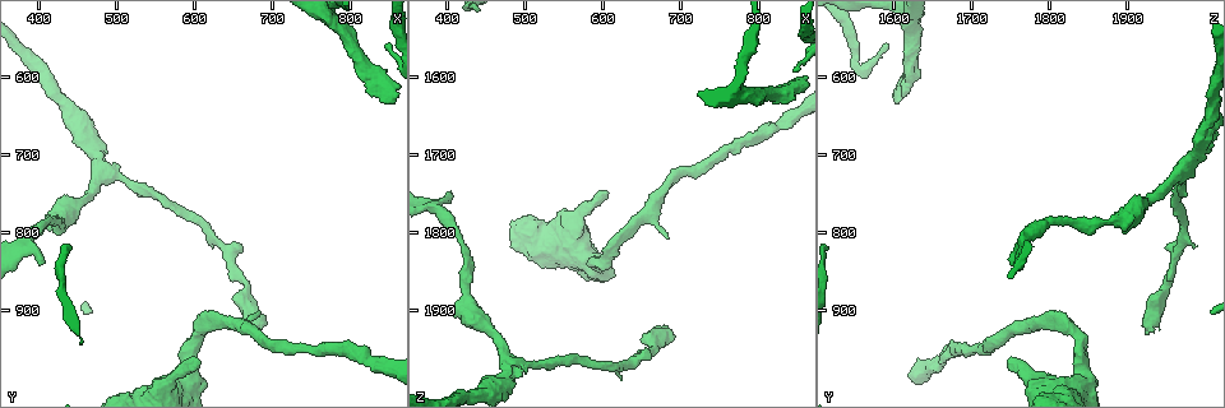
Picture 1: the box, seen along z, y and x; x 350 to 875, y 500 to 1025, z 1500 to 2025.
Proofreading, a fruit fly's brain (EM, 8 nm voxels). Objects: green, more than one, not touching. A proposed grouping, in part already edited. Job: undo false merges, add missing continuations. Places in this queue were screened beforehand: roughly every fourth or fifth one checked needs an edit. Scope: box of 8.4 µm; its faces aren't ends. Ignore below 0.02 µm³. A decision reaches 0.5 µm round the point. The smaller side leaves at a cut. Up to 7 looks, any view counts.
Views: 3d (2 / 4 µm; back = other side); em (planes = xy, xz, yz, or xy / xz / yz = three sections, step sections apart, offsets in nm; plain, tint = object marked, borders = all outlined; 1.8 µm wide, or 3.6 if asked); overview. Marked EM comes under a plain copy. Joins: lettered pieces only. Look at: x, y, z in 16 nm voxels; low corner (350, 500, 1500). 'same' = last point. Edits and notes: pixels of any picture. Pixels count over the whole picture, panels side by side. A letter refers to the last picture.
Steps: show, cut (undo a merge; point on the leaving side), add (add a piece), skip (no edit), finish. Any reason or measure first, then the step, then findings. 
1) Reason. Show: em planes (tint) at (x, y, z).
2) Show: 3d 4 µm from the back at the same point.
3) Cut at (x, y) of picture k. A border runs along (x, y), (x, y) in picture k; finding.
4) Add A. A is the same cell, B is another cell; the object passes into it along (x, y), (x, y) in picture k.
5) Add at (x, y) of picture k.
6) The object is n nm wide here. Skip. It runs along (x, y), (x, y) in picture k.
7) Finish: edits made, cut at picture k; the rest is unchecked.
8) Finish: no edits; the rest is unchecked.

Show: 3d 2 µm at (410, 840, 1755).

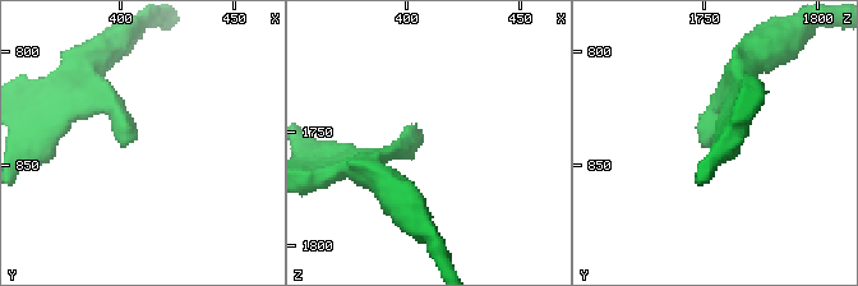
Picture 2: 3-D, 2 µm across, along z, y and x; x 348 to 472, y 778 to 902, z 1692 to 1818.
Need the tissue. Show: em planes (borders) at (406, 841, 1750).

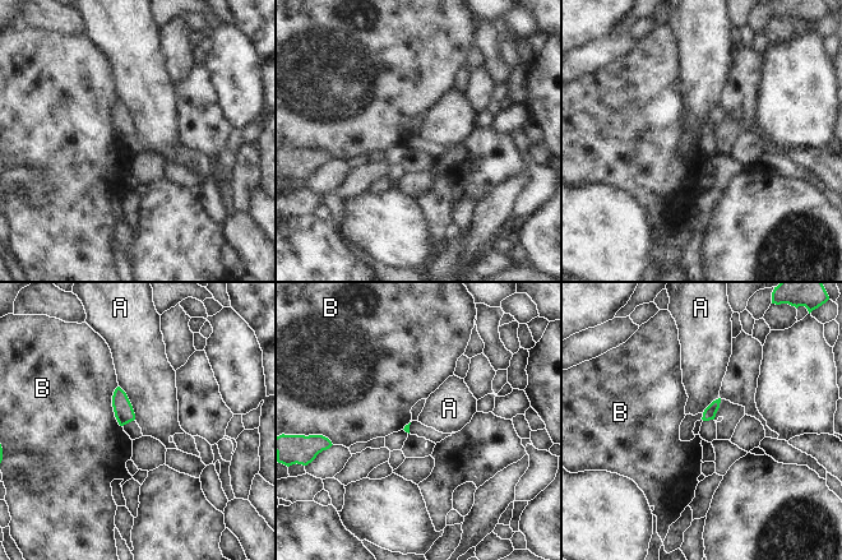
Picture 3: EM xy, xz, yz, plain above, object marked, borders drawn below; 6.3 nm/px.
Skip. A and B are other cells; no lettered piece goes on from it.

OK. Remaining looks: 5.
Branch stops here. Show: em planes (borders) at (845, 635, 1600).

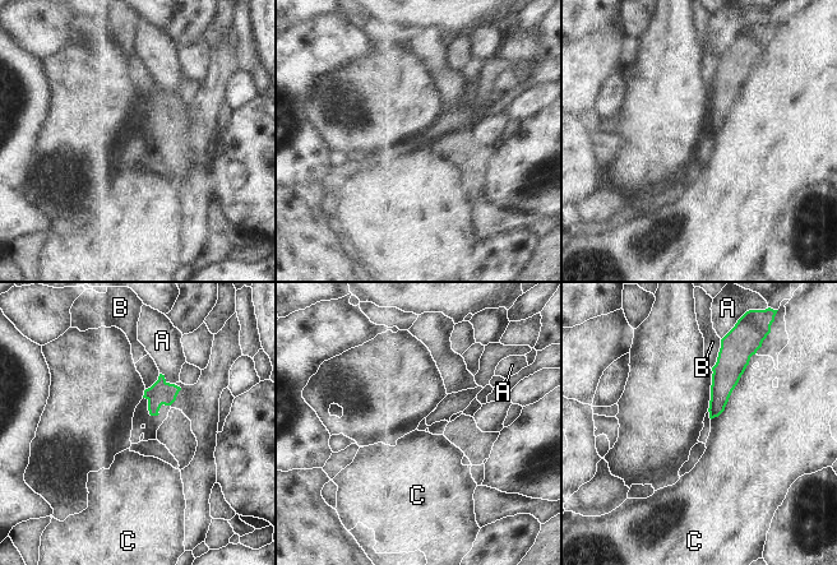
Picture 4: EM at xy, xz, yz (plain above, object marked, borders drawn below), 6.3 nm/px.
Skip. A, B and C are other cells; no lettered piece goes on from it.

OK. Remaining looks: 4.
Long arm stops here. Show: 3d 4 µm at (680, 935, 1925).

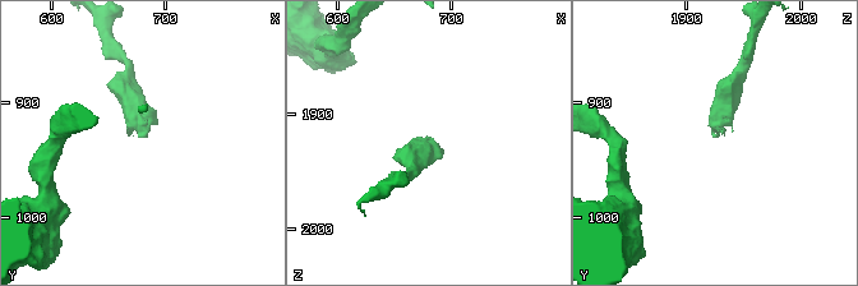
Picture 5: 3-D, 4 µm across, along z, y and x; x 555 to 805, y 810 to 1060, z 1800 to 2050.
Show: em planes (borders) at (678, 930, 1924).

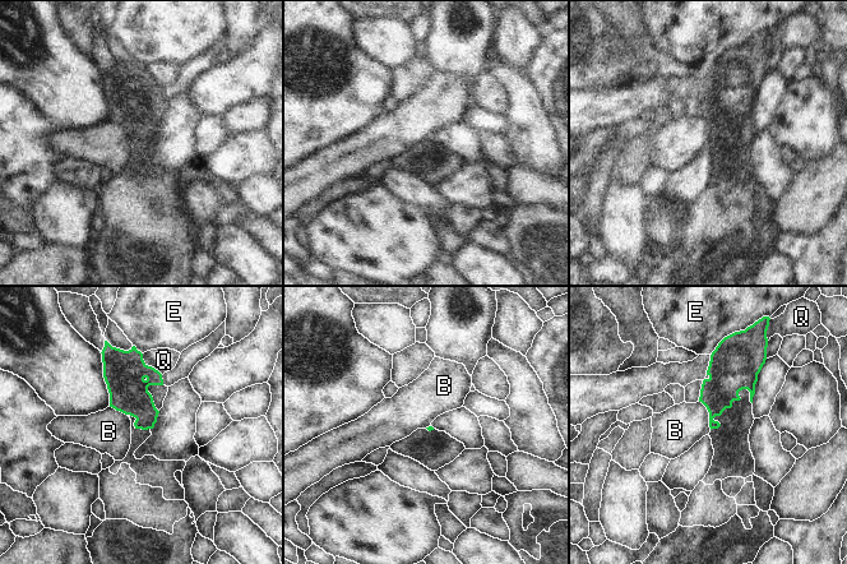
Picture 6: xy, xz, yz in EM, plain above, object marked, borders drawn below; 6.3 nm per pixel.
Skip. B, E and Q are other cells; a border runs along (699, 401), (708, 412), (711, 429) in picture 6; none of them fits.

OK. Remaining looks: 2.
Finish: no edits; the rest is unchecked.

